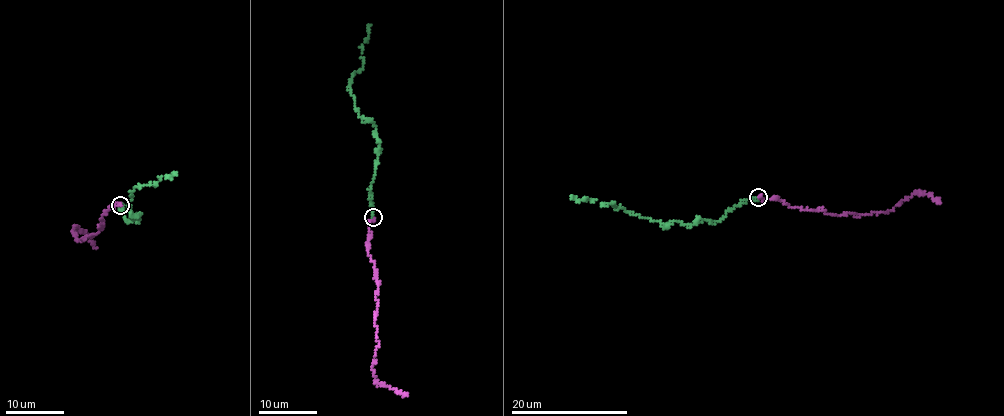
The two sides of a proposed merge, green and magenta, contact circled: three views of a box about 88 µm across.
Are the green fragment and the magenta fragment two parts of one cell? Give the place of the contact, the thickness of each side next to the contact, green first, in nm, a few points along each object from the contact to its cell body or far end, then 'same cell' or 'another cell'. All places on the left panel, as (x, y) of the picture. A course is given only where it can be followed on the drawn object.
at (120, 205); 150 nm thick on the green side, 170 nm on the other; green runs (121, 206), (124, 219), (138, 221), (140, 213), (132, 214), (129, 205), (135, 186), (176, 174); magenta runs (120, 206), (114, 205), (101, 217), (96, 234), (77, 240), (72, 230), (89, 235), (96, 248); same cell

